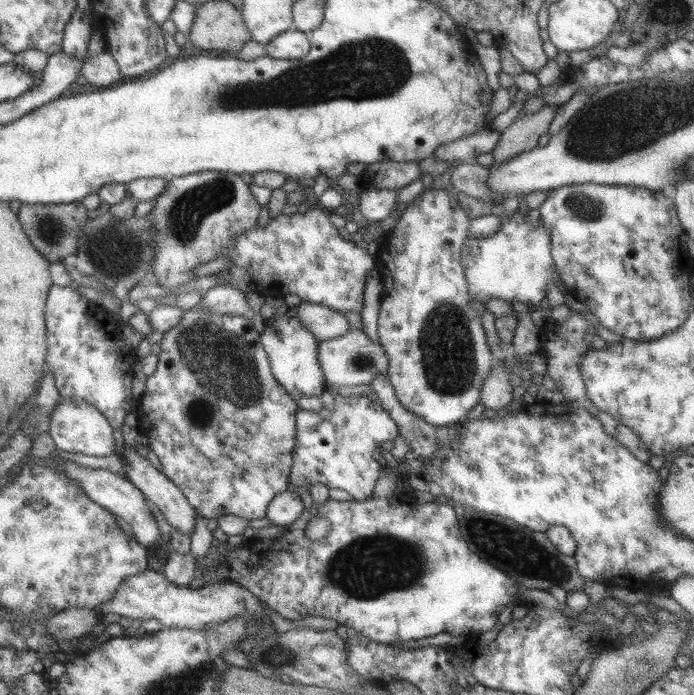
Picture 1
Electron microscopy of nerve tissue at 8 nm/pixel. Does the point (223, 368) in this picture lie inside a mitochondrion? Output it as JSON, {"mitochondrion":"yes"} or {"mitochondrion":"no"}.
{"mitochondrion":"yes"}

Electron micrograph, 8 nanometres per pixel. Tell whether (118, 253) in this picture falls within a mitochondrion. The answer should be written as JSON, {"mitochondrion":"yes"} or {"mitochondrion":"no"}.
{"mitochondrion":"yes"}

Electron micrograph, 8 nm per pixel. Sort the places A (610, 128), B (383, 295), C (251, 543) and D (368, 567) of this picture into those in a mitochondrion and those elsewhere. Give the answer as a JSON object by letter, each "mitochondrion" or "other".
{"A":"mitochondrion","B":"other","C":"other","D":"mitochondrion"}

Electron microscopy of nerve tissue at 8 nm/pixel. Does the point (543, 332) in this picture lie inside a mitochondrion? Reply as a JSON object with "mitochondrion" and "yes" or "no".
{"mitochondrion":"no"}

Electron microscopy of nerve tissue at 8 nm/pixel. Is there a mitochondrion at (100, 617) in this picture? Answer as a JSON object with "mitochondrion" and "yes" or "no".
{"mitochondrion":"no"}

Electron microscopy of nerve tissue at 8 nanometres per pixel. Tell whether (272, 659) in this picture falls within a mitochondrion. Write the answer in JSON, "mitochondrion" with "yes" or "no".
{"mitochondrion":"yes"}

